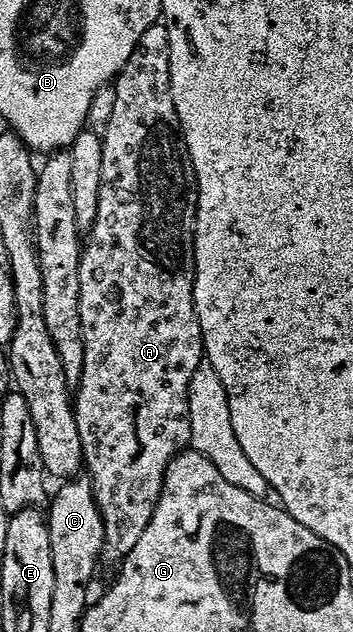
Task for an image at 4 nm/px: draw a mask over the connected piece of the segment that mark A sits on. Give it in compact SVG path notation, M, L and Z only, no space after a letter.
M156 22L153 26L149 26L149 30L145 30L145 34L141 34L141 38L137 38L137 46L133 46L133 54L129 54L129 62L125 62L125 66L121 66L119 75L116 76L113 81L113 87L117 94L117 99L113 101L113 114L109 118L109 122L105 126L105 134L102 136L101 198L97 198L97 218L93 222L90 232L86 233L83 253L81 254L81 266L79 267L79 277L81 278L81 298L79 299L79 305L81 306L81 338L85 342L85 362L81 366L81 382L79 383L78 388L74 389L73 392L73 407L75 409L75 421L77 422L77 434L81 434L81 450L83 451L85 476L86 479L90 481L93 498L95 499L96 506L98 506L100 516L104 522L103 542L108 549L111 547L112 550L116 552L116 557L122 558L126 556L129 550L133 550L133 546L137 546L137 542L141 538L142 532L145 531L145 526L149 524L149 518L153 516L153 510L157 506L157 498L161 494L161 486L163 485L165 470L169 466L169 462L177 453L184 451L191 443L191 435L189 434L189 378L193 378L197 366L204 363L205 353L203 350L201 326L199 325L199 319L195 313L195 303L193 302L193 282L195 281L195 203L197 202L197 194L195 193L195 171L193 170L191 159L187 153L187 147L183 141L183 133L179 130L177 110L173 106L171 71L169 70L169 30L167 29L166 24Z

